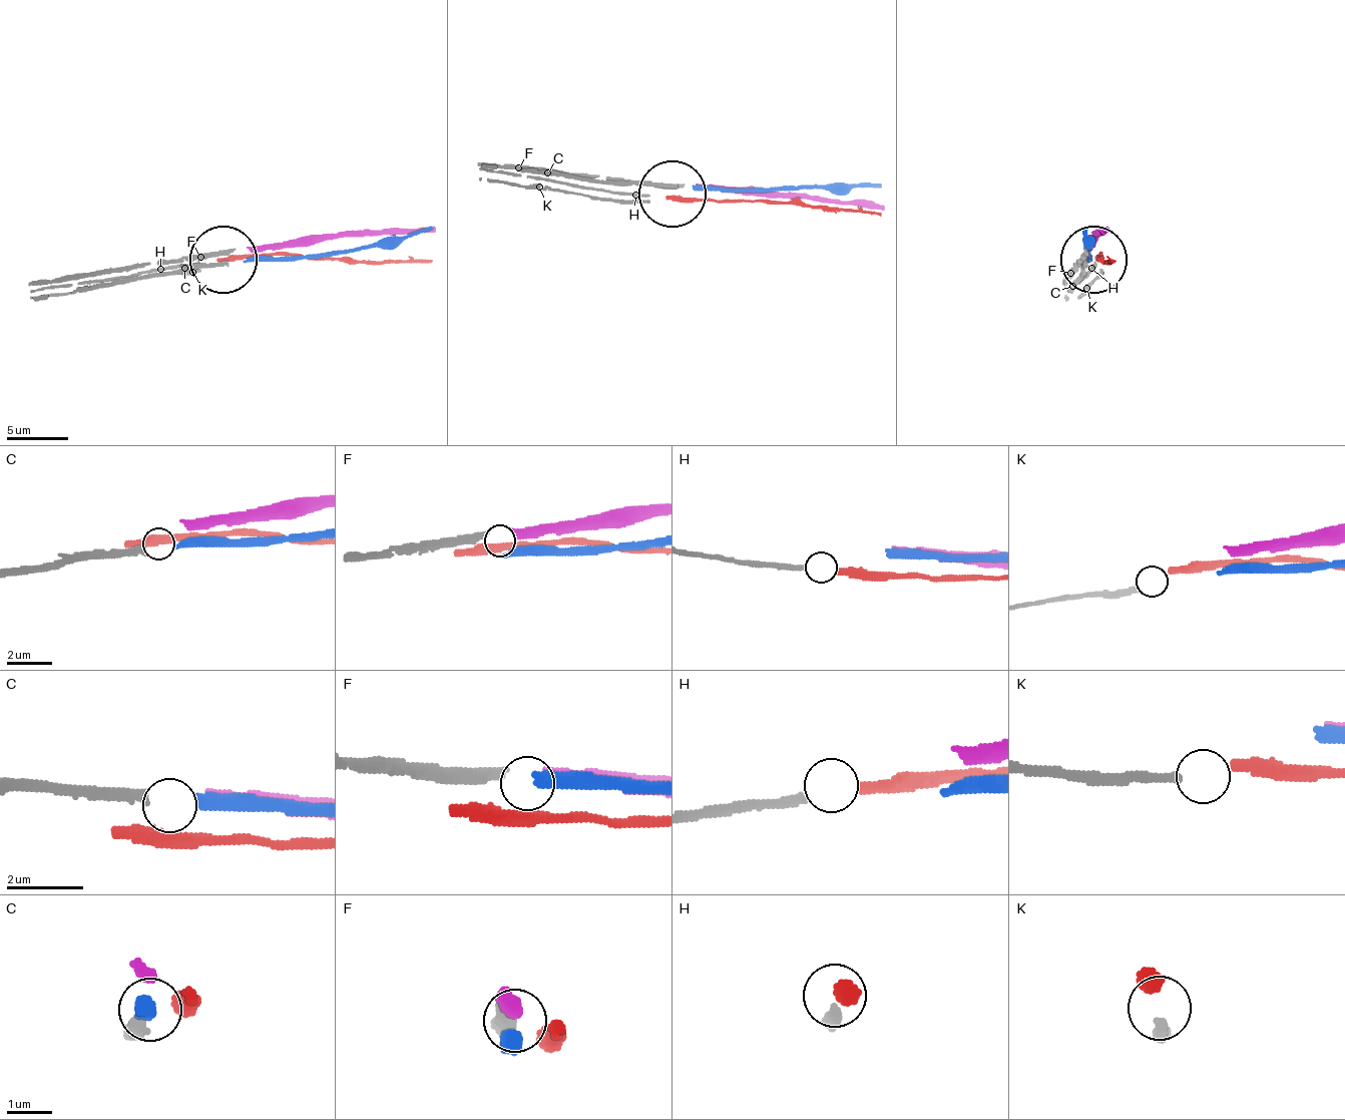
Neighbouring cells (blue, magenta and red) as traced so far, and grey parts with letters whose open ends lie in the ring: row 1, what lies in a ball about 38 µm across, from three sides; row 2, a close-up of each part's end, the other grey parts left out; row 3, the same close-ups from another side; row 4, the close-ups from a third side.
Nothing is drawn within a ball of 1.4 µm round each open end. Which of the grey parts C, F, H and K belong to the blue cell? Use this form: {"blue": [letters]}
{"blue": ["C"]}

